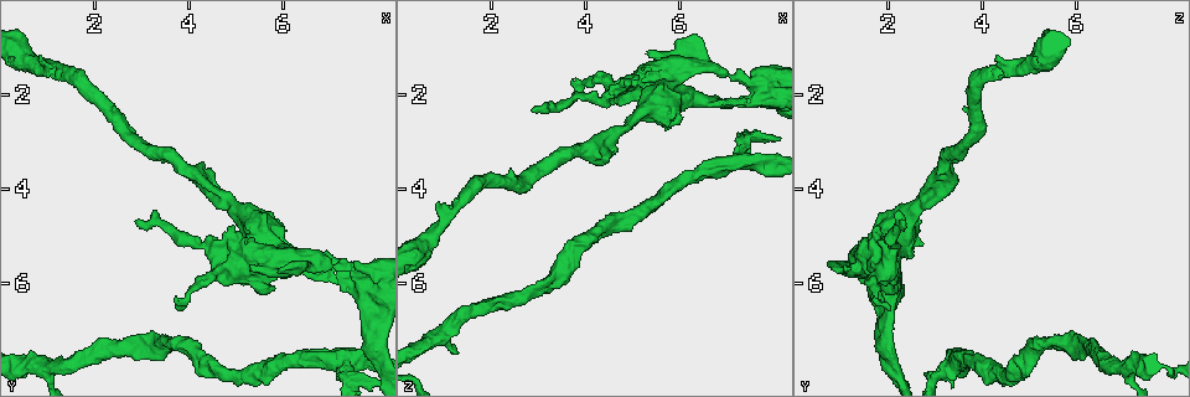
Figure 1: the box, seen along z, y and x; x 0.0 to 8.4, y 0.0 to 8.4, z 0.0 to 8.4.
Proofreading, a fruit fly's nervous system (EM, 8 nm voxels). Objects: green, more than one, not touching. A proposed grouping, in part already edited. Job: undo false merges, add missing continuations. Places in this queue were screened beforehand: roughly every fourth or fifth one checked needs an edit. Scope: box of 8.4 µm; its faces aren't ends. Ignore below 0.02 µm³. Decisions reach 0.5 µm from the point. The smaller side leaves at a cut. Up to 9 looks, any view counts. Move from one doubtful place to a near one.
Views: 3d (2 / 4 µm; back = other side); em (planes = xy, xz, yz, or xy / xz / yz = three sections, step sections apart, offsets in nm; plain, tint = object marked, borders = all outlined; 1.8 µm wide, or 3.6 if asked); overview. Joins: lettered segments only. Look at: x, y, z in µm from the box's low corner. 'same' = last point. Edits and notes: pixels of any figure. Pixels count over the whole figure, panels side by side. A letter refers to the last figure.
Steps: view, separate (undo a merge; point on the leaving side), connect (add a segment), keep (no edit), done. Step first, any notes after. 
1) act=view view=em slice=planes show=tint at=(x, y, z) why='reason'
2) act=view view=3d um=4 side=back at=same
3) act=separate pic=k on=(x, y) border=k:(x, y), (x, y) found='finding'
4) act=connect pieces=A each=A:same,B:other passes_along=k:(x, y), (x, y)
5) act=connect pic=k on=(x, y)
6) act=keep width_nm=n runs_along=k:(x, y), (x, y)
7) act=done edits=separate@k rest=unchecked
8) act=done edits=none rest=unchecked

act=view view=3d um=4 at=(7.70, 5.95, 2.10) why='sudden change in width'

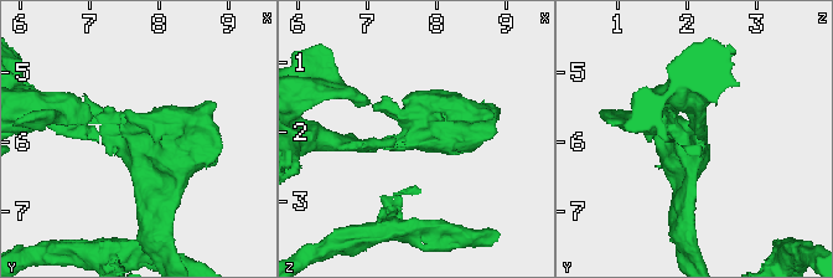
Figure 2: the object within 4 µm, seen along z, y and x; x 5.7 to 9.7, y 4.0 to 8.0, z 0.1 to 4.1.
act=view view=em um=3.6 slice=planes show=borders at=(7.65, 5.95, 2.05)

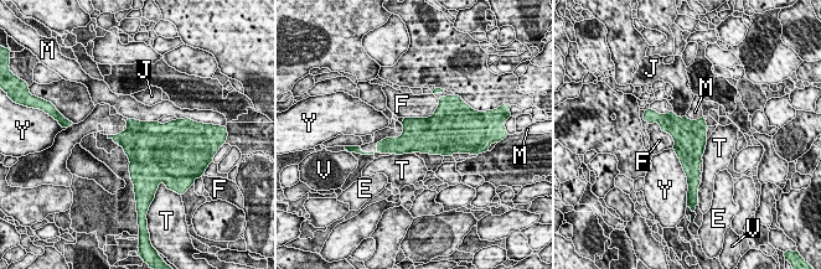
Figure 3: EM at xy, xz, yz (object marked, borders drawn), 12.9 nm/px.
act=keep each=E:other,F:other,J:other,M:other,T:other,V:other,Y:other border=3:(707, 139), (702, 161) found='continuous, no second cell'

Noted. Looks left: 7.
act=view view=em slice=xz step=16 show=tint at=(5.55, 5.40, 1.50) why='arms run side by side'

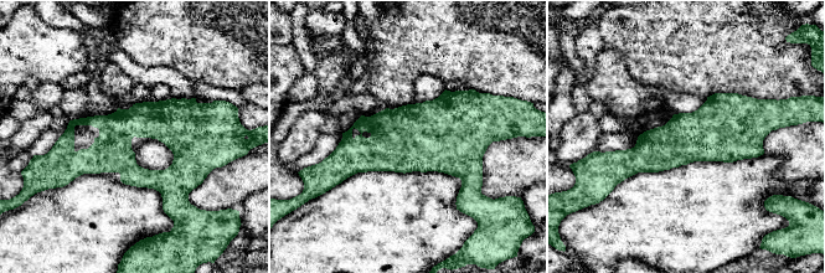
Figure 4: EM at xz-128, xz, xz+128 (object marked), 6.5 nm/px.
act=view view=em slice=xz step=16 show=borders at=same why='see the neighbours'

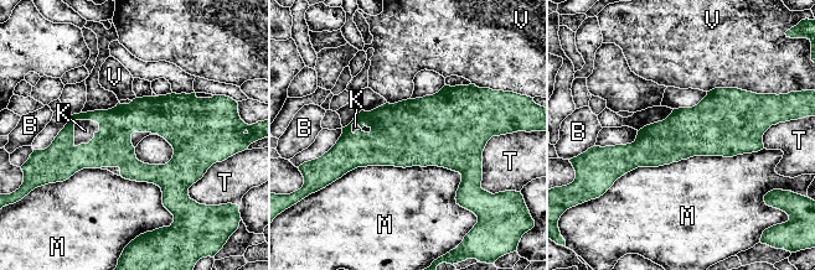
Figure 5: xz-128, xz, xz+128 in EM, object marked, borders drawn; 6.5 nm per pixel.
act=connect pieces=K width_nm=220 longest_contact=M:800nm each=B:other,K:same,M:other,T:other,V:other found='it goes on there'

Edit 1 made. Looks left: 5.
act=view view=em slice=yz step=8 show=tint at=(2.90, 4.70, 2.30) why='free end'

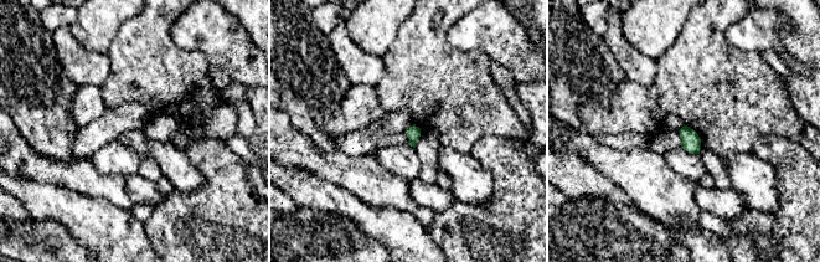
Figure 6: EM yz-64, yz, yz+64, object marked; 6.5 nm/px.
act=view view=em slice=yz step=8 show=borders at=same

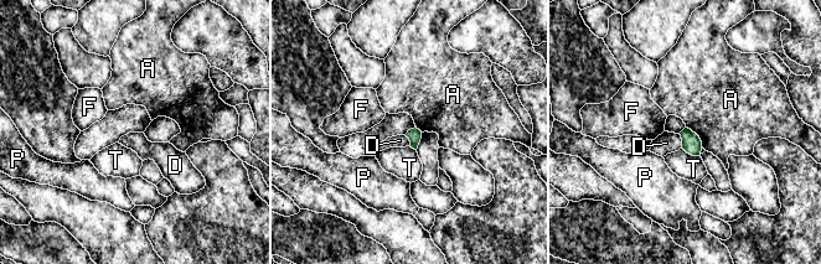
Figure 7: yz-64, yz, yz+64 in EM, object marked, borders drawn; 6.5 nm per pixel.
act=keep each=A:other,D:other,F:other,P:other,T:other found='none of them fits'

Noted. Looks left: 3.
act=view view=em slice=yz step=8 show=borders at=(3.65, 6.50, 2.05) why='tapers out'

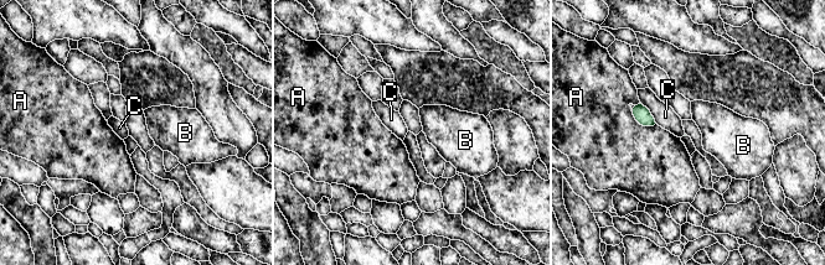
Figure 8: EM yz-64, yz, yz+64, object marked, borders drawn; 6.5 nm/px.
act=keep each=A:other,B:other,C:other border=8:(640, 102), (656, 123) found='no lettered segment goes on from it'

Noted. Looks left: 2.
act=done edits=connect@5 rest=unchecked

